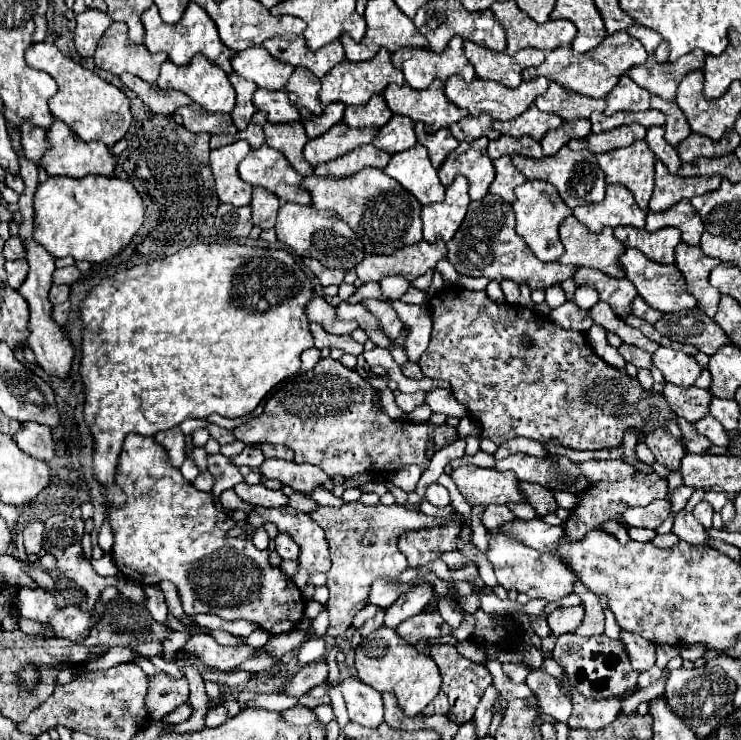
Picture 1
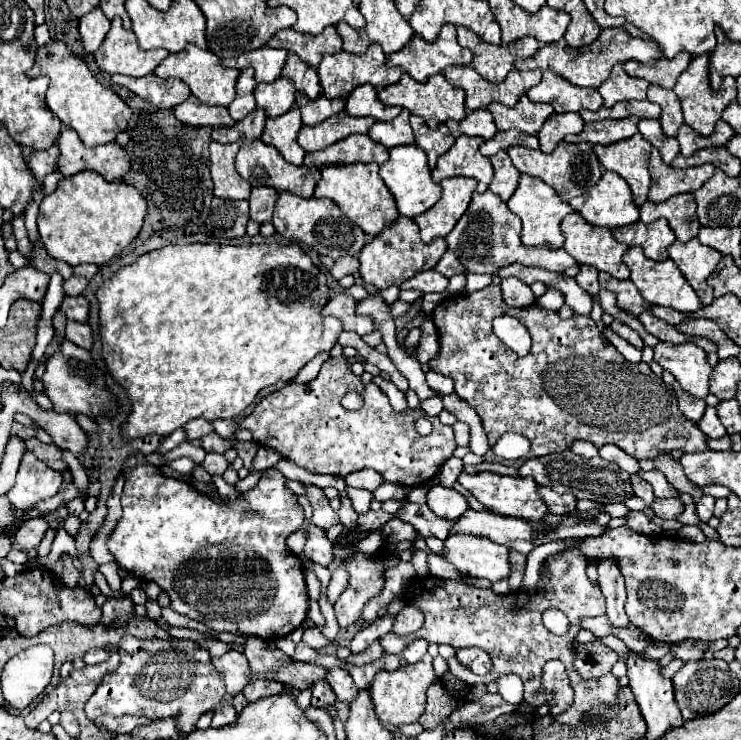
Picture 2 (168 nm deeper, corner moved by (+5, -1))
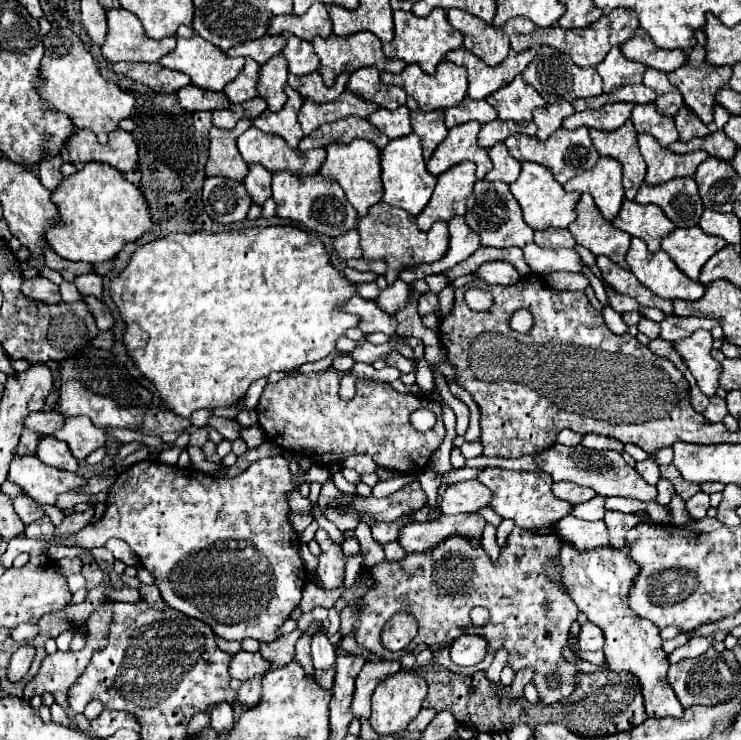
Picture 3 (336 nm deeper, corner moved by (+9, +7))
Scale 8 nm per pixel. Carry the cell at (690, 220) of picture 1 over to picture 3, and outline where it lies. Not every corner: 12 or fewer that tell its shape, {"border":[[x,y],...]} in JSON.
{"border":[[694,178],[642,184],[634,202],[660,206],[678,228],[704,210]]}

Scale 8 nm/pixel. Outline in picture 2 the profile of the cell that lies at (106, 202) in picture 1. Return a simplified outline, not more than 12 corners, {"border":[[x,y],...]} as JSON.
{"border":[[86,170],[40,204],[48,254],[106,264],[138,236],[146,200]]}

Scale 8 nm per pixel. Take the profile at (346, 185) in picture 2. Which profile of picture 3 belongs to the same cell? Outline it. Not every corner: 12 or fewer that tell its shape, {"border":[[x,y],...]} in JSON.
{"border":[[328,146],[320,174],[334,178],[360,216],[382,200],[378,148]]}

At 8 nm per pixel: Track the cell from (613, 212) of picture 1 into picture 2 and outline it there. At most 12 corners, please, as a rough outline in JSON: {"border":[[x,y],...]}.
{"border":[[606,170],[570,206],[594,226],[638,220],[620,174]]}

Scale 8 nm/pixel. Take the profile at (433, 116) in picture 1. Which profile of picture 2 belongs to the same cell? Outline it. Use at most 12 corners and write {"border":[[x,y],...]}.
{"border":[[402,74],[378,98],[428,120],[466,116],[464,90],[444,74],[426,84]]}

